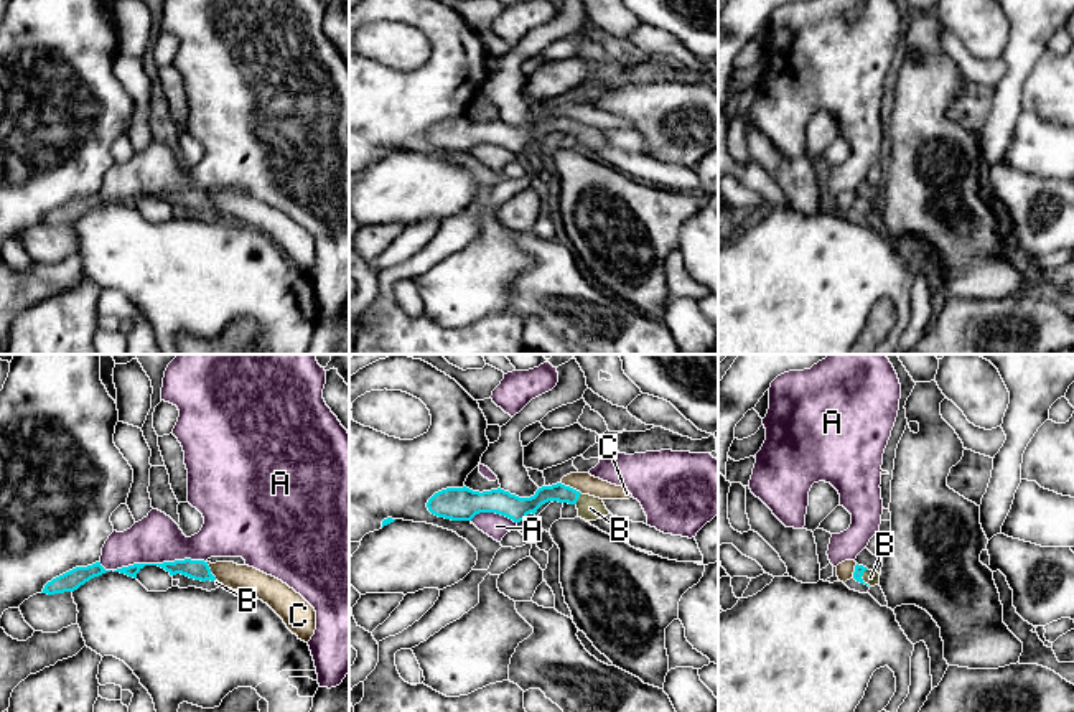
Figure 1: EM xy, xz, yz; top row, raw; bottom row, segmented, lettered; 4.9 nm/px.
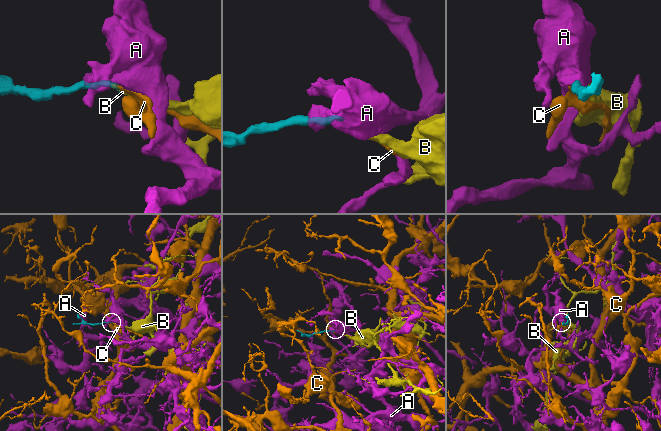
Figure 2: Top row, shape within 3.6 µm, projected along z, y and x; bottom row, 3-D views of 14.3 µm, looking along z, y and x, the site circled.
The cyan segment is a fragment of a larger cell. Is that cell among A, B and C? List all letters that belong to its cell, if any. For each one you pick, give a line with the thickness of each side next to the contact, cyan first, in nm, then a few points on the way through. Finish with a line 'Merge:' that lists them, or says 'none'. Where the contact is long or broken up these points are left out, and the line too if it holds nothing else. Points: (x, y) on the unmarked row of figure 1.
B: 50 nm thick on the cyan side, 70 nm on the other; runs through yz (859, 200), (862, 210), (870, 208)
Merge: B

